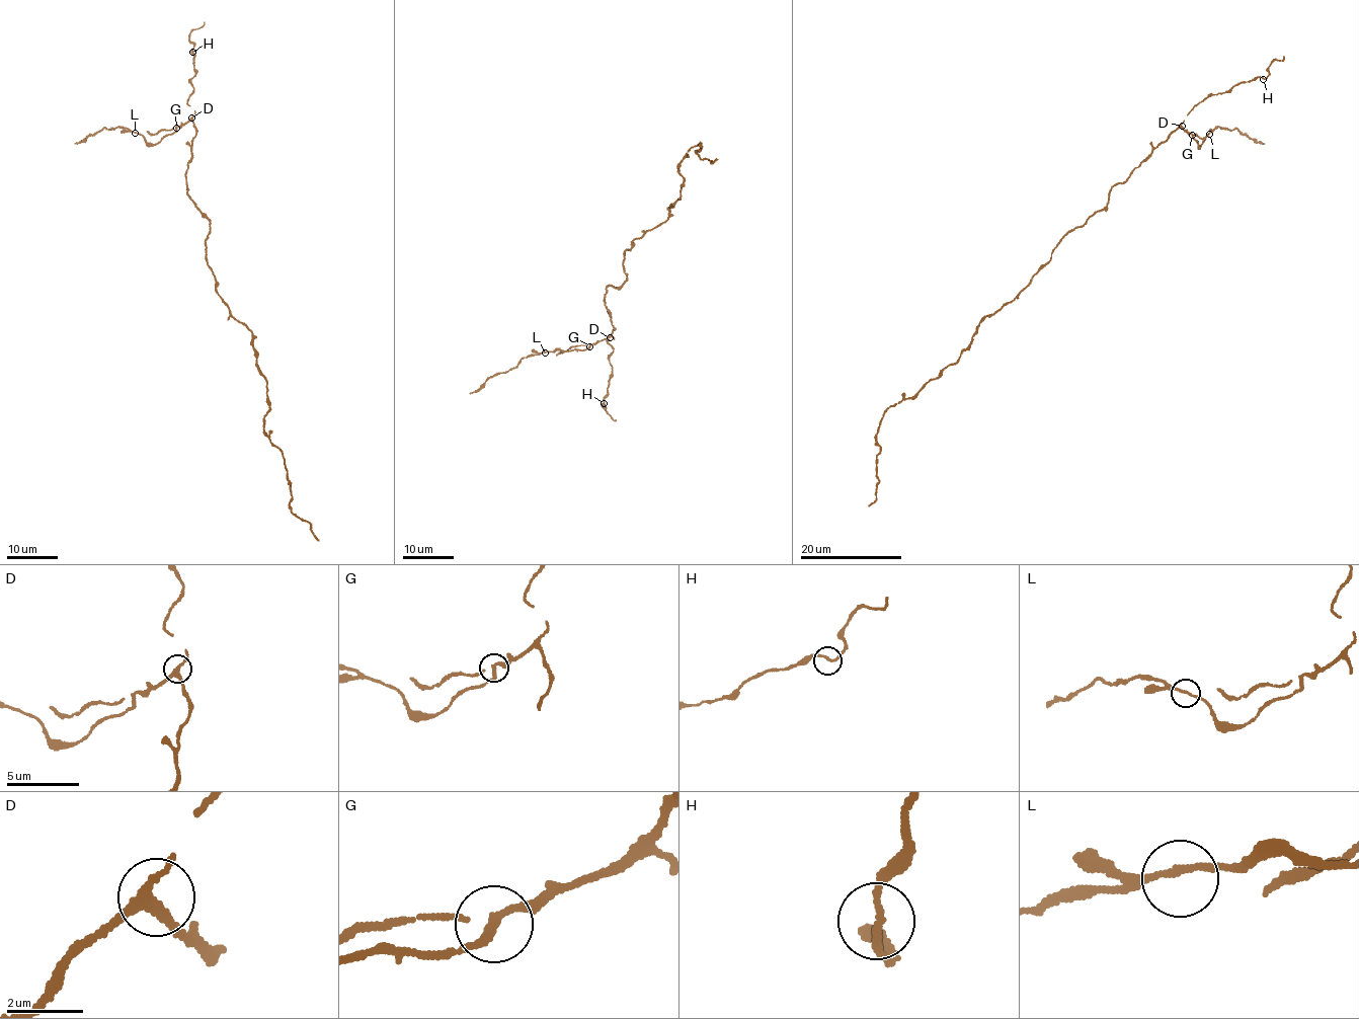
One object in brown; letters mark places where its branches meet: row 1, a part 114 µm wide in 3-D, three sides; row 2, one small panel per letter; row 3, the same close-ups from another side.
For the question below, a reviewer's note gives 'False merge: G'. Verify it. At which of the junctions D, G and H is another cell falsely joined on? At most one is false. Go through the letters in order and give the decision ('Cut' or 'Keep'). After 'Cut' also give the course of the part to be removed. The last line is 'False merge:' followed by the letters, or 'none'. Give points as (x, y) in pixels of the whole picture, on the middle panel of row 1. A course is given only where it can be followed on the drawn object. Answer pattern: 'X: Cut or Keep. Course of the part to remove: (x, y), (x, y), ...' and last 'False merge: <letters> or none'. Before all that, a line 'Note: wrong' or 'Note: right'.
Note: right
D: Keep
G: Cut. Course of the part to remove: (589, 345), (585, 349), (557, 349), (528, 355), (516, 367), (492, 376), (470, 393)
H: Keep
False merge: G

